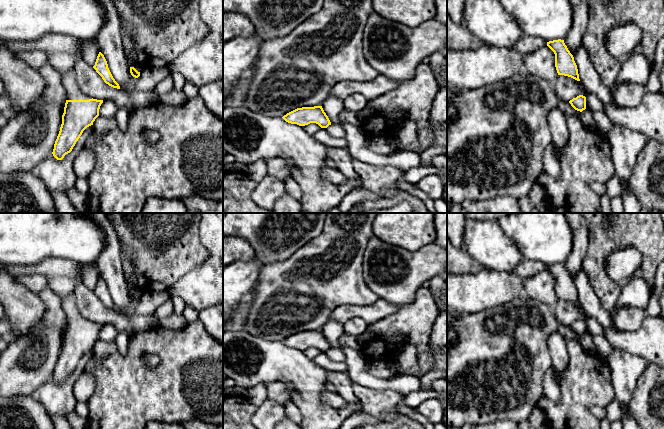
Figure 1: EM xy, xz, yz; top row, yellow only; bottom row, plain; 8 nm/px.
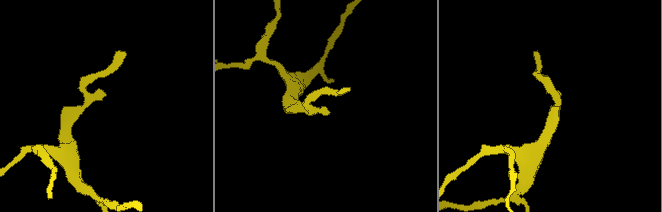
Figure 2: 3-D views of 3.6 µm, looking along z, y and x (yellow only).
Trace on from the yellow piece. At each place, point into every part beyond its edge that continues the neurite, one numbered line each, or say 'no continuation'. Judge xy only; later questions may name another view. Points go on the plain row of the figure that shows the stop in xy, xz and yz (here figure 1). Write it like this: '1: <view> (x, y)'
1: xy (73, 316)

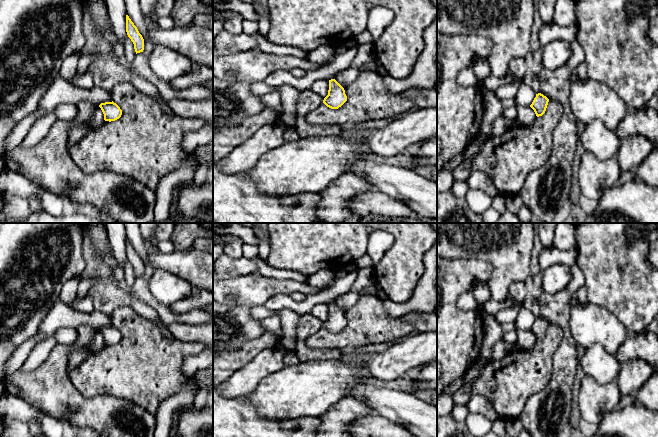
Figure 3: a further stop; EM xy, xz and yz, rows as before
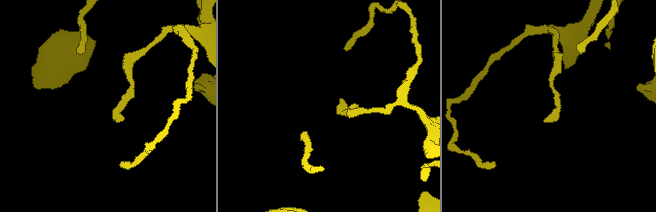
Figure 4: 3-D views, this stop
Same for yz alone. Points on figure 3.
no continuation

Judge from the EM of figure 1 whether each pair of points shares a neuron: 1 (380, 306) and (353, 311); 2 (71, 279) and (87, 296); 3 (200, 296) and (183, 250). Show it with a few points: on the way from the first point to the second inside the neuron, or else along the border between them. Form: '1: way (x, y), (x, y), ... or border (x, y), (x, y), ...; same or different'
1: way (373, 311), (360, 311); same
2: border (79, 281), (72, 293); different
3: border (208, 255), (172, 285); different

